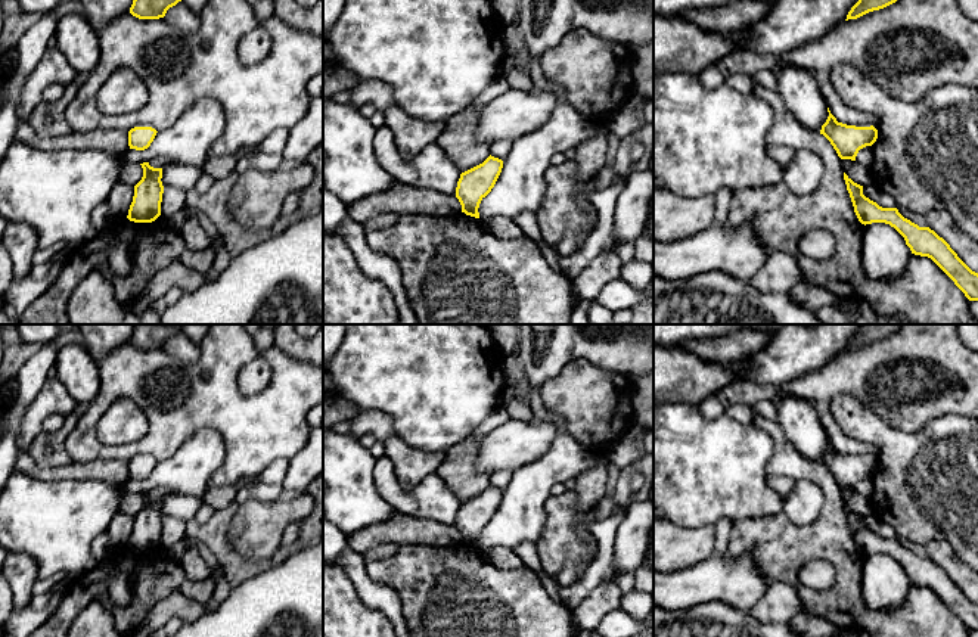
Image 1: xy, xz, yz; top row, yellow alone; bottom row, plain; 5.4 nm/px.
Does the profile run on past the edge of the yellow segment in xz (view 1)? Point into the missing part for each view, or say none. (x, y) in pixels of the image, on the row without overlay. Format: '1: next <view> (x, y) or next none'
1: next none

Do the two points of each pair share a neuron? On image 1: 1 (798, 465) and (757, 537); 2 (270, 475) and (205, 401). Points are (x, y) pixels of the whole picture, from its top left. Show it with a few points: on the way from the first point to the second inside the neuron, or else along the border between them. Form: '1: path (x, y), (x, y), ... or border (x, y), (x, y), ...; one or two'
1: path (829, 490), (831, 515), (809, 537), (789, 537); one
2: border (288, 457), (273, 460), (257, 477); two

